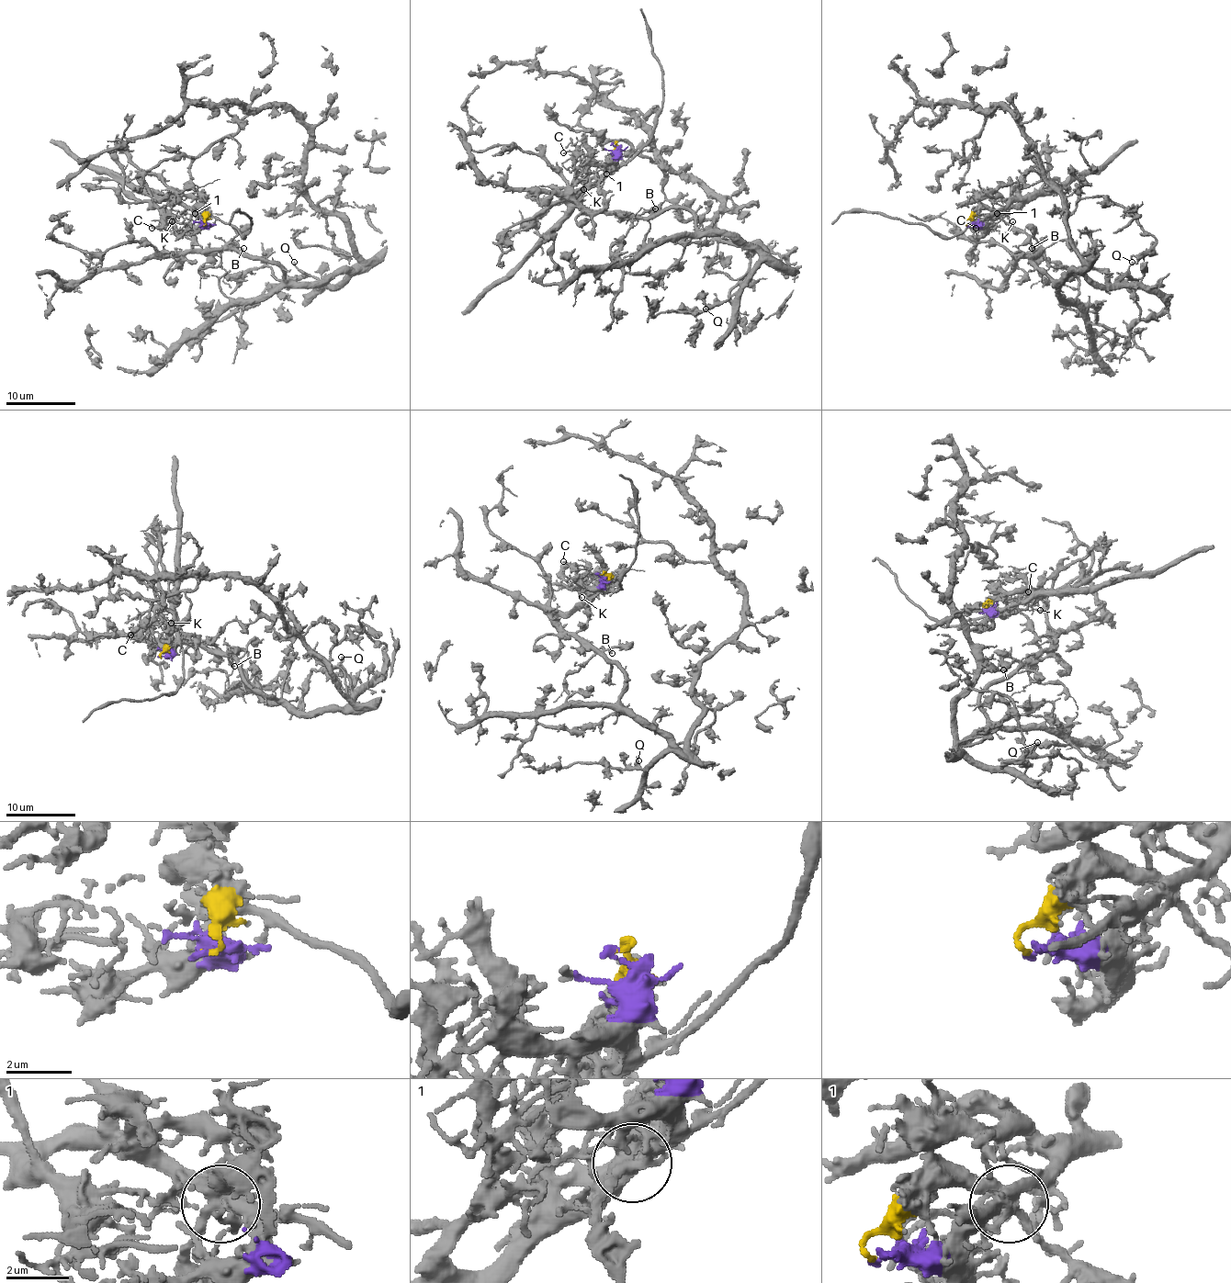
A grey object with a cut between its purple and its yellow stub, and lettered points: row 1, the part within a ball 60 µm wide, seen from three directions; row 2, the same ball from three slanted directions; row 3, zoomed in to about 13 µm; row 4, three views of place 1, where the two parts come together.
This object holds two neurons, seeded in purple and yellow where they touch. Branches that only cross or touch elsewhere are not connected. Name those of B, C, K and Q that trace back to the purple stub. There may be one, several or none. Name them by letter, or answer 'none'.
C, K

